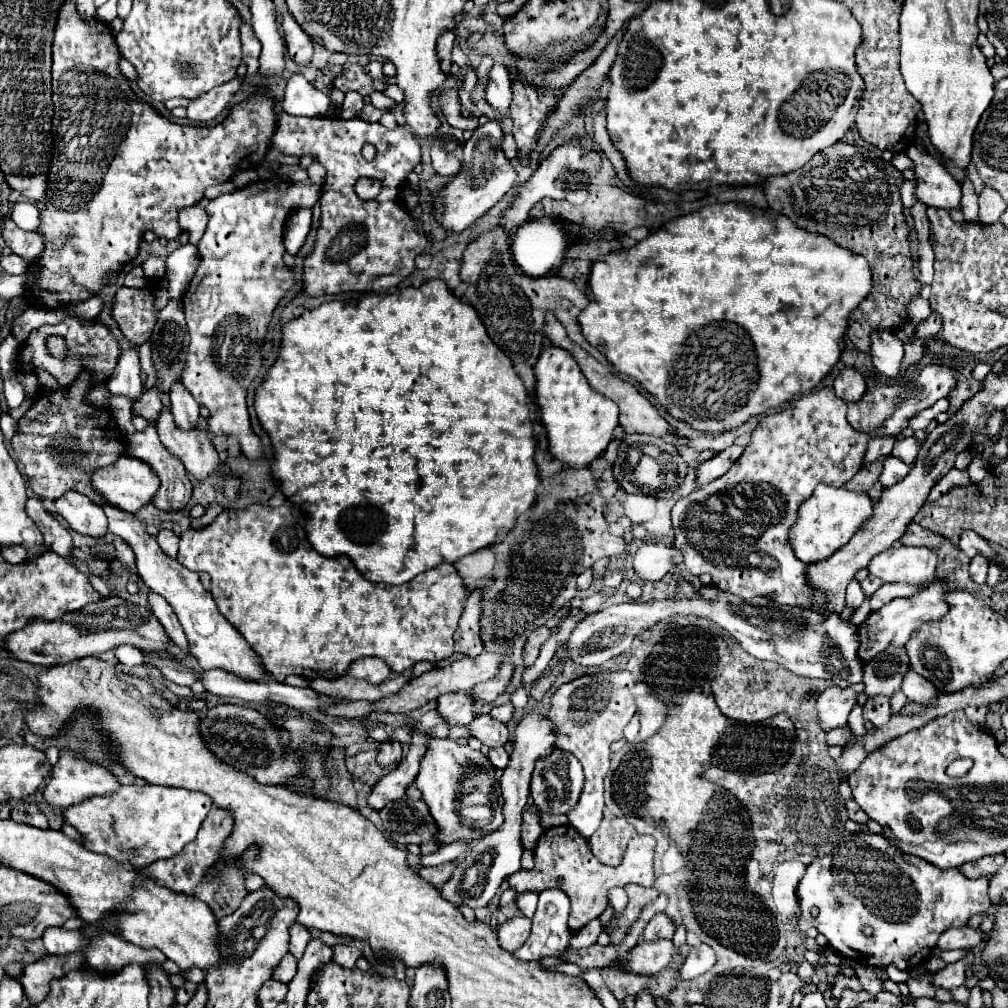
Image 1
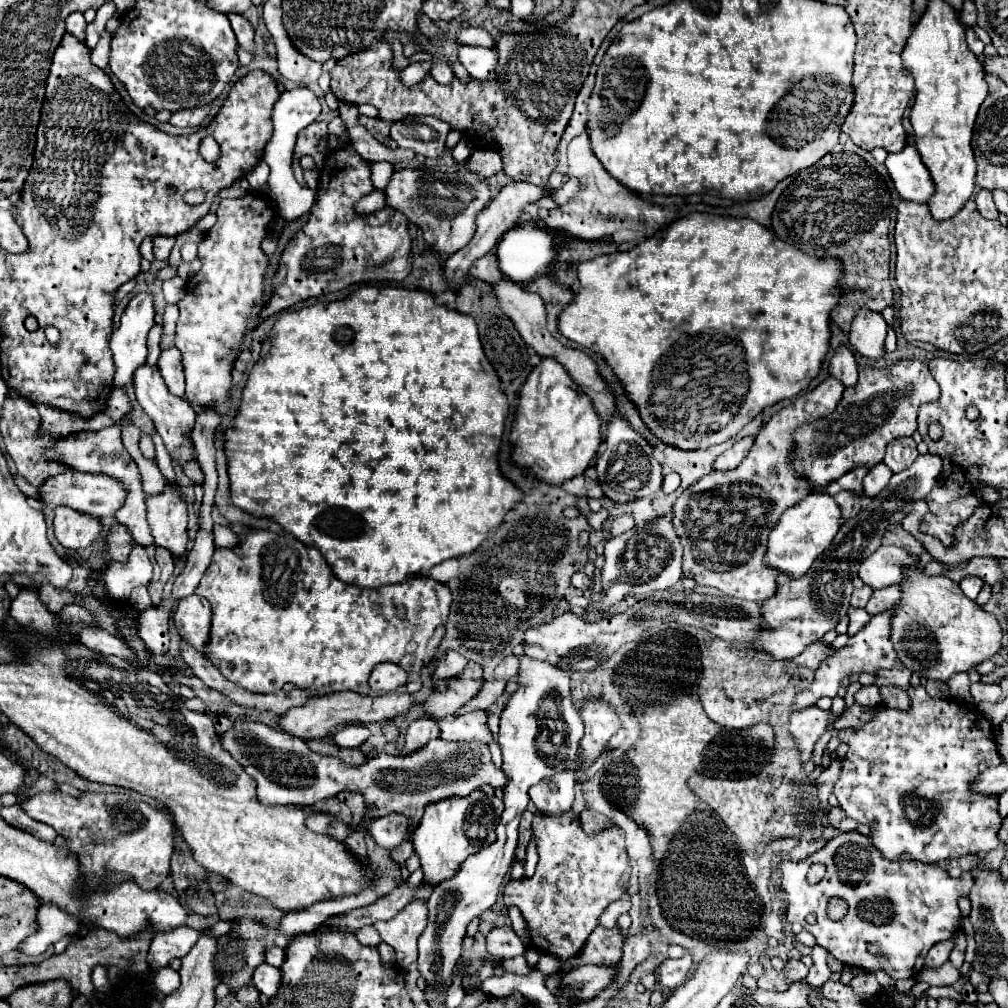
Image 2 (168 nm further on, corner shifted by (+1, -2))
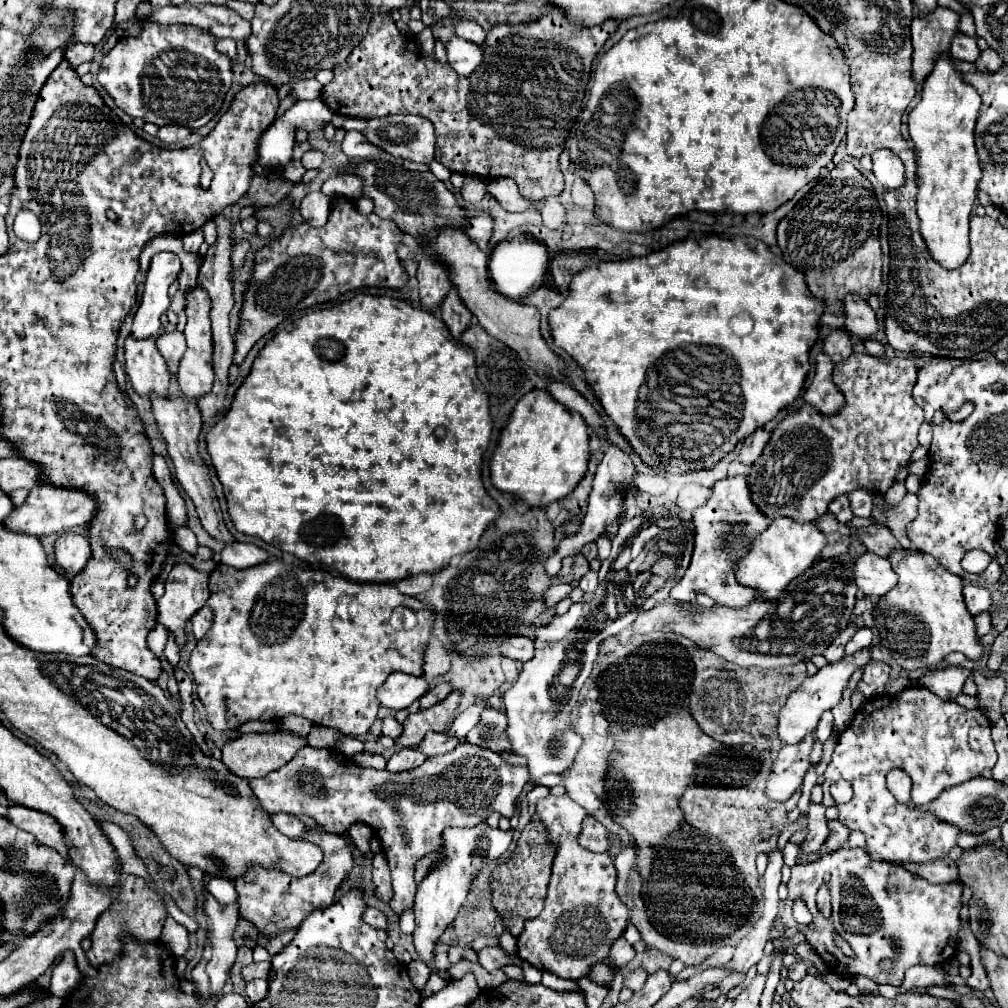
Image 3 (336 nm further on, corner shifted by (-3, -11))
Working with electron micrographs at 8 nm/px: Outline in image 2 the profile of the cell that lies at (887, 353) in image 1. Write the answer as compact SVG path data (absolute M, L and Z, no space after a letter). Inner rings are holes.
M860 312L852 322L850 344L868 360L882 360L886 356L884 340L886 340L888 324L878 312Z

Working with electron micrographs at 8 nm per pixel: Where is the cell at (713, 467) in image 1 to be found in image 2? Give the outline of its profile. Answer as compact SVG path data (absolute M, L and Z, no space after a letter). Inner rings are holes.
M752 436L742 438L740 442L736 442L730 450L726 450L724 454L720 454L720 456L716 458L716 462L714 462L714 470L722 470L722 472L726 472L726 470L736 468L736 466L746 458L746 454L748 454L752 442L754 442Z

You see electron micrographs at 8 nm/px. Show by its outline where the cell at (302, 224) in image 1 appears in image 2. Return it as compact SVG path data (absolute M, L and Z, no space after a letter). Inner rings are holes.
M296 86L292 90L284 90L280 94L278 102L274 104L274 112L272 112L274 134L272 134L266 150L264 150L264 162L270 166L270 178L268 178L270 194L276 200L278 212L280 212L280 216L286 224L290 224L290 222L298 220L302 214L310 212L310 208L314 206L314 200L316 200L314 190L296 182L296 178L292 174L292 152L294 152L294 146L296 146L298 132L304 130L314 120L318 120L320 110L322 110L322 106L320 106L318 96L306 86Z

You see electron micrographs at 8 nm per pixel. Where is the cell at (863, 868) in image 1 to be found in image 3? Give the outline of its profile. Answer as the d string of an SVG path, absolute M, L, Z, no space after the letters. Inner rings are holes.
M838 849L834 853L822 855L816 861L810 863L800 863L792 867L792 877L788 881L788 901L786 909L790 911L792 903L796 899L802 899L810 913L814 915L812 925L798 925L792 915L784 915L782 921L786 927L796 927L798 931L806 933L806 941L812 945L812 949L824 959L824 963L840 973L840 975L864 975L872 979L878 985L900 985L900 979L904 979L904 971L914 965L944 965L948 963L958 945L958 929L960 929L960 909L962 909L962 885L960 883L944 883L944 885L932 885L926 879L920 879L912 873L908 873L902 865L898 863L888 863L888 861L876 861L872 859L864 849ZM830 873L830 895L832 895L832 915L824 917L818 907L816 907L816 893L822 885L824 875ZM834 933L838 933L854 951L854 957L848 957L842 953L840 947L834 943ZM896 937L900 943L900 949L892 949L890 939ZM884 959L894 961L894 969L884 971L880 963Z

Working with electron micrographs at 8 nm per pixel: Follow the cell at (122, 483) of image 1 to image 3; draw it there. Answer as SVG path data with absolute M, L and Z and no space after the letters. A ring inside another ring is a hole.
M38 485L28 493L24 505L16 507L8 515L8 519L4 521L4 527L14 533L44 537L44 535L52 535L52 533L70 531L74 527L84 527L90 523L94 513L96 513L96 501L86 491L62 489L62 487L52 487L52 485Z

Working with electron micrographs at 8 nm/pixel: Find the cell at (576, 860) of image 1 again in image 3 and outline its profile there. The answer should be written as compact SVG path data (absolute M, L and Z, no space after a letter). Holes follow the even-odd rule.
M548 795L536 803L536 813L540 815L542 823L548 827L548 837L554 843L560 843L560 847L558 847L558 853L552 863L552 877L548 883L548 895L546 895L544 909L536 919L530 919L526 923L524 931L518 937L518 957L522 961L538 967L540 971L550 971L558 977L574 979L574 981L588 977L594 963L606 963L612 967L612 973L618 973L618 967L614 967L610 961L610 947L626 931L628 913L630 913L628 907L620 901L620 897L614 891L616 869L612 863L612 855L608 851L596 855L596 853L580 847L580 843L578 843L578 833L580 833L582 819L584 819L584 815L580 811L584 811L584 809L578 803L574 803L572 799L566 799L566 795L560 795L560 797Z

